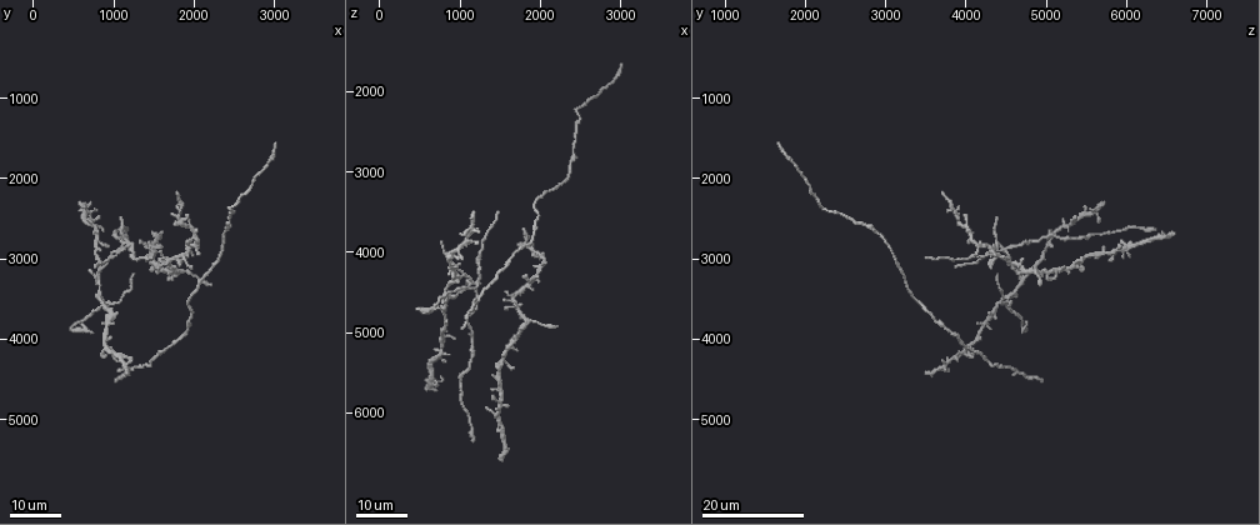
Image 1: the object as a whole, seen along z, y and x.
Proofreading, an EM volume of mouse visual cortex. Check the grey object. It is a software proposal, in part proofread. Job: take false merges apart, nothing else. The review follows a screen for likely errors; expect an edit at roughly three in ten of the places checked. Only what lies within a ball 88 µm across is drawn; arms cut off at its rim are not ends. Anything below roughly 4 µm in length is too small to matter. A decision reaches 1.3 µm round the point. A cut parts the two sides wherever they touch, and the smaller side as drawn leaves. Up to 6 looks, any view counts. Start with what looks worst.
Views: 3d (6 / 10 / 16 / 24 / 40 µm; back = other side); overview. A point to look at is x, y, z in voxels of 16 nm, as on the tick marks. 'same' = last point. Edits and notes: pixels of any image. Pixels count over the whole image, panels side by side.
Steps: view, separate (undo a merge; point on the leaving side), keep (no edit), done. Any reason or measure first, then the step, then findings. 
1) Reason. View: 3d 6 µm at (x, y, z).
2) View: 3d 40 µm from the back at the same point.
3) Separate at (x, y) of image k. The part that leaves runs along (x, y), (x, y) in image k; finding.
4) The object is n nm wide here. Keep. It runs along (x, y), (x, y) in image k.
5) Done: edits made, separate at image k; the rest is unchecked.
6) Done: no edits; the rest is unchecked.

Four arms meet. View: 3d 16 µm at (900, 3550, 4450).

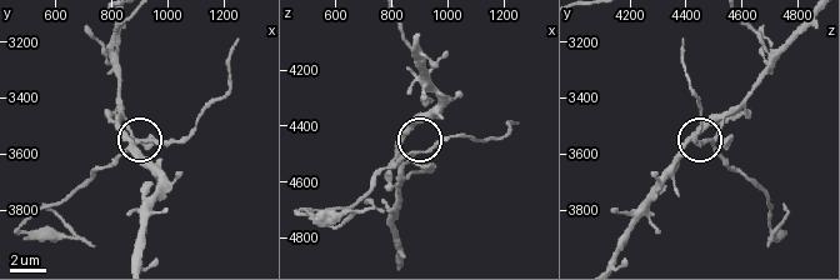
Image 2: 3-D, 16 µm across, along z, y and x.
View: 3d 6 µm at (910, 3560, 4490).

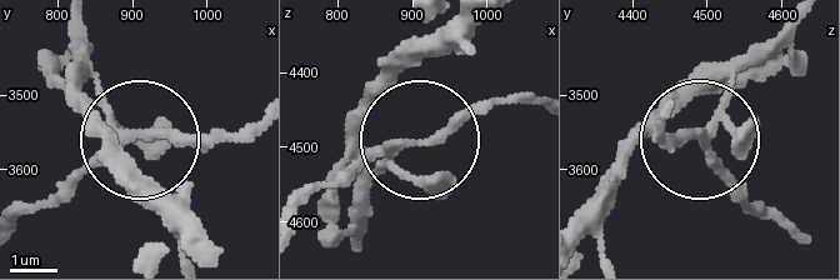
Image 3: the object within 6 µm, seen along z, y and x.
The side arm is 10 µm long. Separate at (68, 176) of image 3. The part that leaves runs along (711, 130), (719, 170), (783, 225) in image 3; a second neuron is stuck on.

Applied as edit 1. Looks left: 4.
Four arms meet. View: 3d 16 µm at (1100, 4250, 3800).

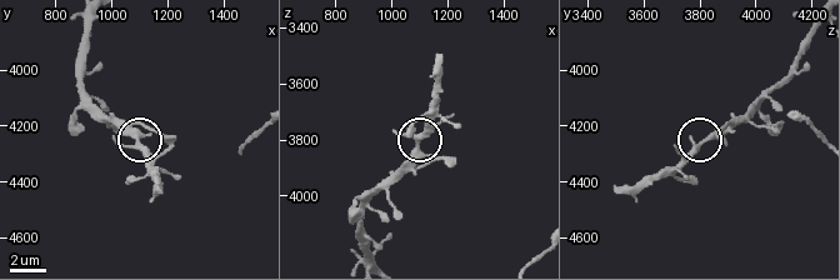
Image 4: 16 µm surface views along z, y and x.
Zoom in. View: 3d 6 µm at (1100, 4240, 3850).

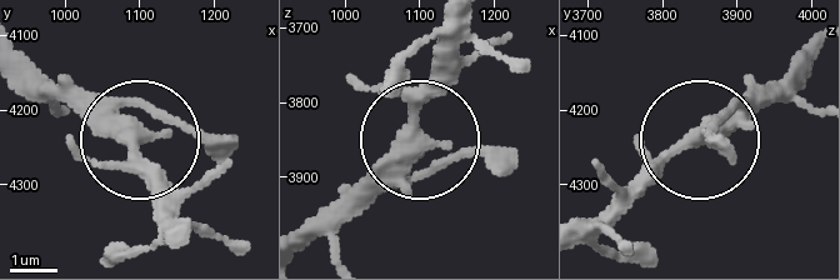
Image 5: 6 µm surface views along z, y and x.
4 arms meet here. Keep. It runs along (30, 60), (134, 140), (161, 235) in image 5; all the same neuron.

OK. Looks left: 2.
Thin arm on a thick one. View: 3d 16 µm at (1850, 3200, 4850).

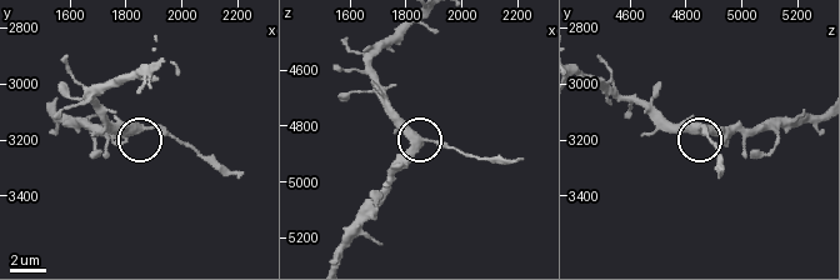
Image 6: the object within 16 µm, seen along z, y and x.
Closer look. View: 3d 6 µm at (1850, 3150, 4850).

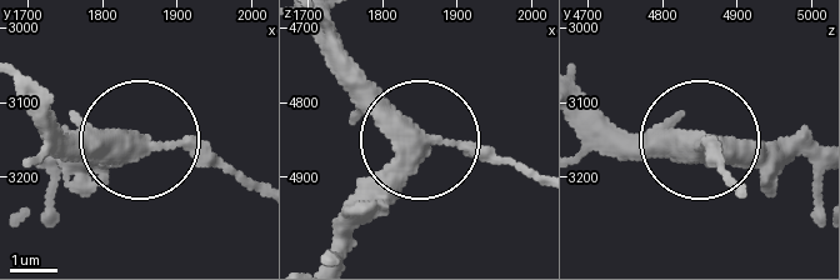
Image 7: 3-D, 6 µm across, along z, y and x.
The object is 370 nm wide here. Separate at (233, 173) of image 7. The part that leaves runs along (168, 145), (211, 149), (259, 185) in image 7; a second neuron is stuck on.

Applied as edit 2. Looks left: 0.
Done: edits made, separate at image 3, separate at image 7; the rest is unchecked.

